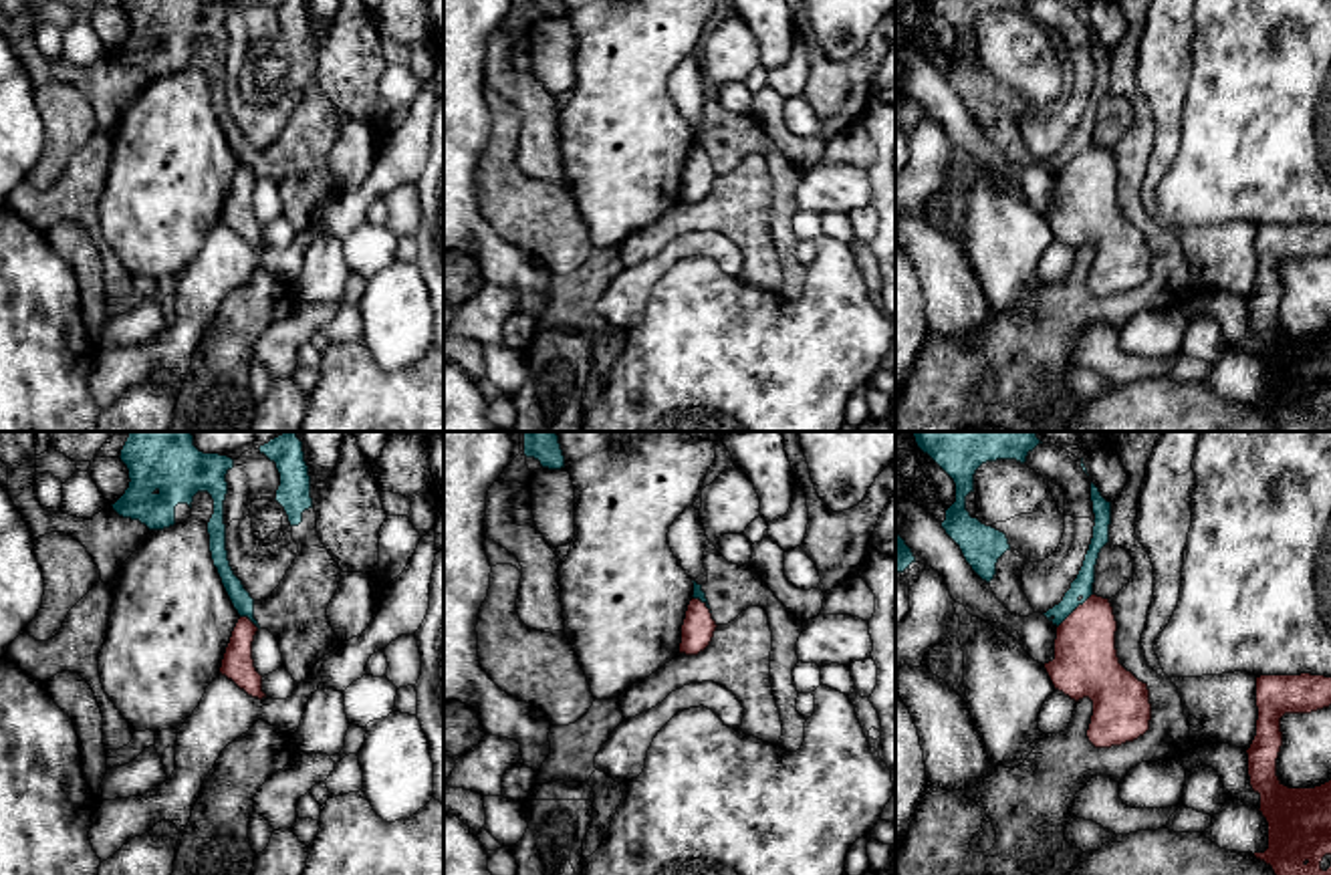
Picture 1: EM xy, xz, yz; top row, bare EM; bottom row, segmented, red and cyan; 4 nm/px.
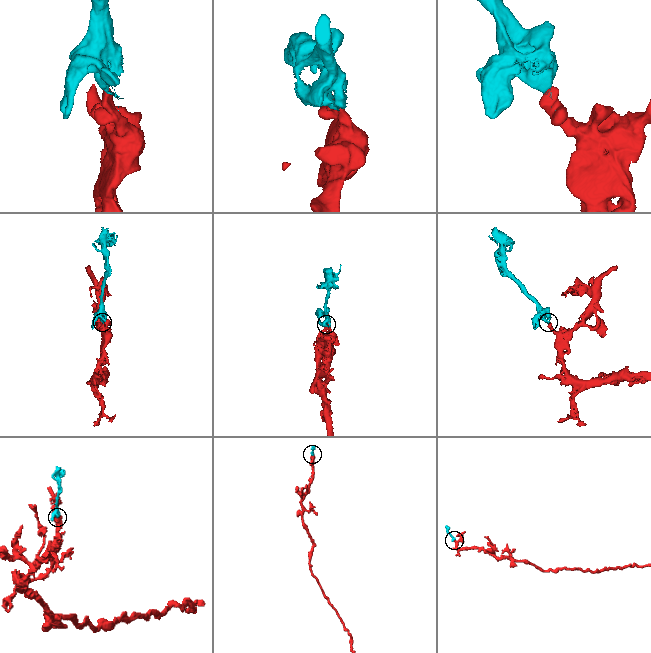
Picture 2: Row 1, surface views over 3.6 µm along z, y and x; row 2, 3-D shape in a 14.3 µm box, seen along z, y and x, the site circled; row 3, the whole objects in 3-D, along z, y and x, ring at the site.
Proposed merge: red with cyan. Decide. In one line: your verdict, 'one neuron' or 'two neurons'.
two neurons

